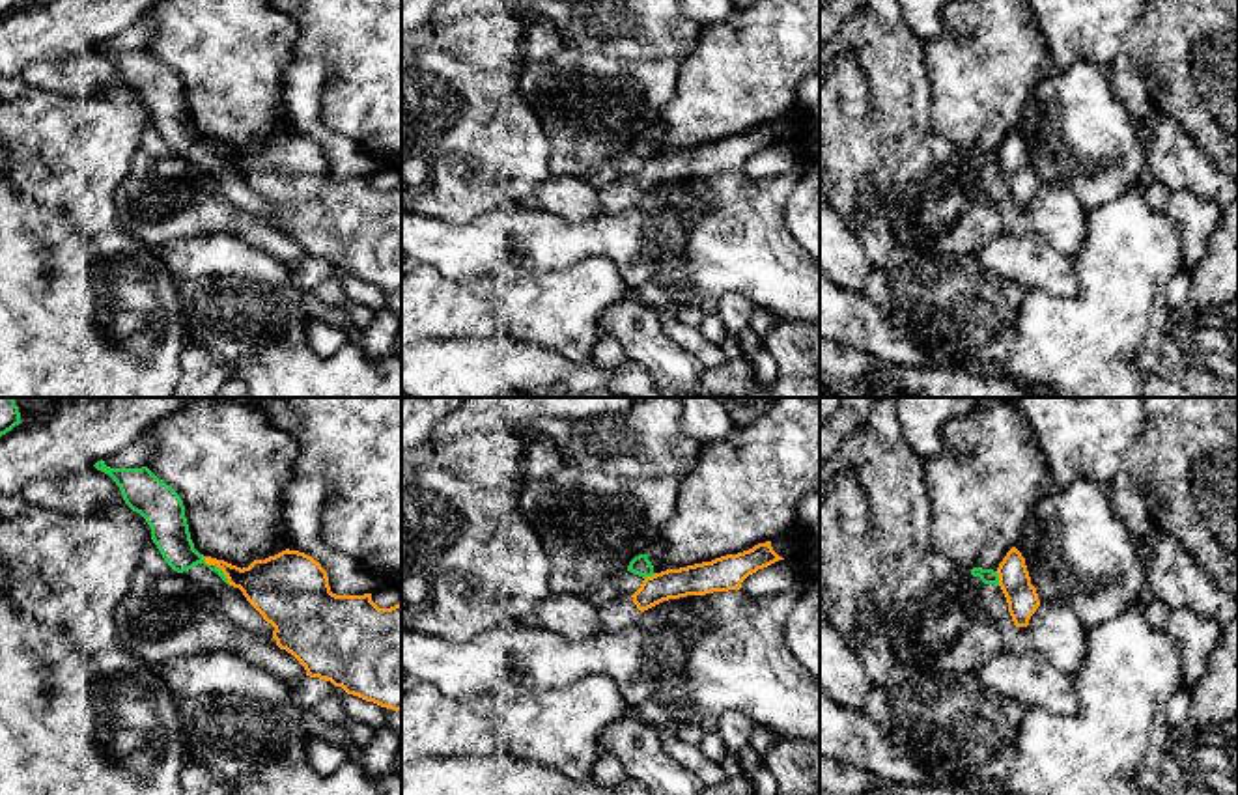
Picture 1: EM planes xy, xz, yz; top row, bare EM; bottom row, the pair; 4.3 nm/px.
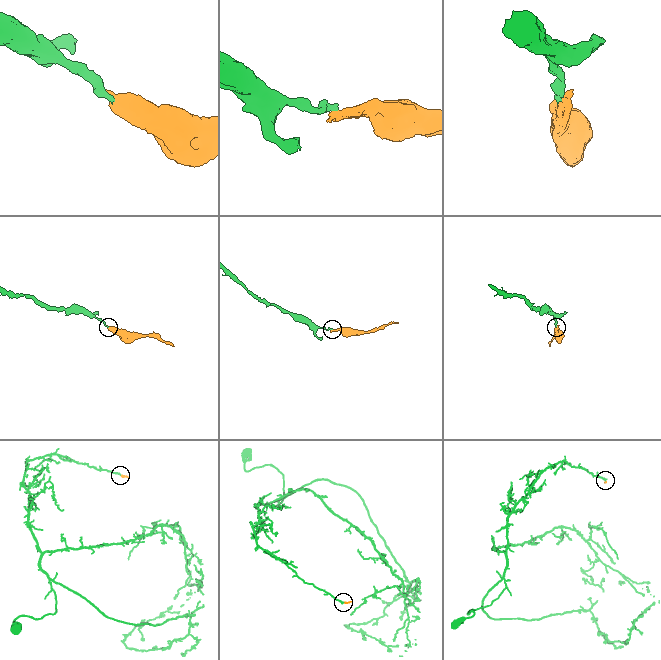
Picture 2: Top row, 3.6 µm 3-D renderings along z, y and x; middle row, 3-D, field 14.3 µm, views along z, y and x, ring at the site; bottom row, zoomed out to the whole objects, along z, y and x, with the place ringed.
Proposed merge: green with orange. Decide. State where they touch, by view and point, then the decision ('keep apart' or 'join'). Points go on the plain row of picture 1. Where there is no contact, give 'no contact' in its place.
xy (225, 157) | keep apart

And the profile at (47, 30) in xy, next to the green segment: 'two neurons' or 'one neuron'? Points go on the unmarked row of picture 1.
two neurons

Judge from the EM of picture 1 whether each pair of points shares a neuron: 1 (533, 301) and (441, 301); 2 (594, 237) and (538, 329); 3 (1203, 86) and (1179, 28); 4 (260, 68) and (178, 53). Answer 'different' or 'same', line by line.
1: same
2: different
3: same
4: same

